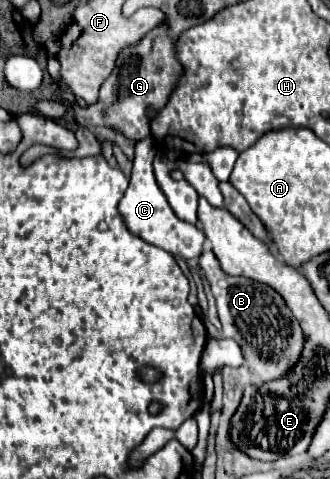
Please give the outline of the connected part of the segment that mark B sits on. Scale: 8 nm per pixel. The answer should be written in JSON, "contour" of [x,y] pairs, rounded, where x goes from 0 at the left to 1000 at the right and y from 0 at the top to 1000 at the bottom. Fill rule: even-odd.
{"contour":[[[624,518],[606,534],[606,559],[618,564],[655,622],[661,660],[673,672],[667,701],[721,710],[745,743],[745,760],[764,764],[764,772],[794,793],[855,785],[885,764],[885,756],[903,752],[909,727],[921,718],[915,685],[879,656],[879,643],[861,635],[861,626],[818,597],[800,597],[758,580],[685,572],[636,518]]]}

